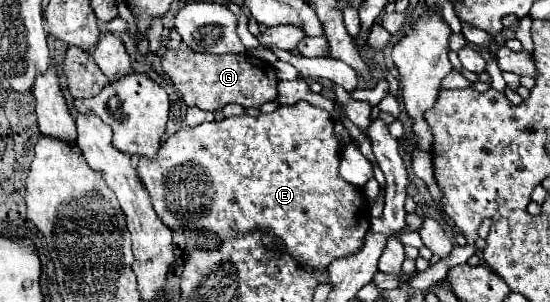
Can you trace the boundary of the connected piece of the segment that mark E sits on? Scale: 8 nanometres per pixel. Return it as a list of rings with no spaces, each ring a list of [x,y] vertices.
[[[298,101],[278,107],[268,115],[242,115],[196,127],[182,127],[162,143],[156,159],[142,159],[138,163],[138,177],[152,197],[156,215],[162,217],[168,229],[178,231],[182,227],[182,231],[200,233],[218,241],[260,231],[266,249],[278,249],[276,241],[280,239],[280,245],[298,265],[324,271],[334,259],[358,253],[370,229],[370,205],[366,195],[360,187],[338,175],[340,161],[342,145],[334,135],[332,115],[308,101]]]

